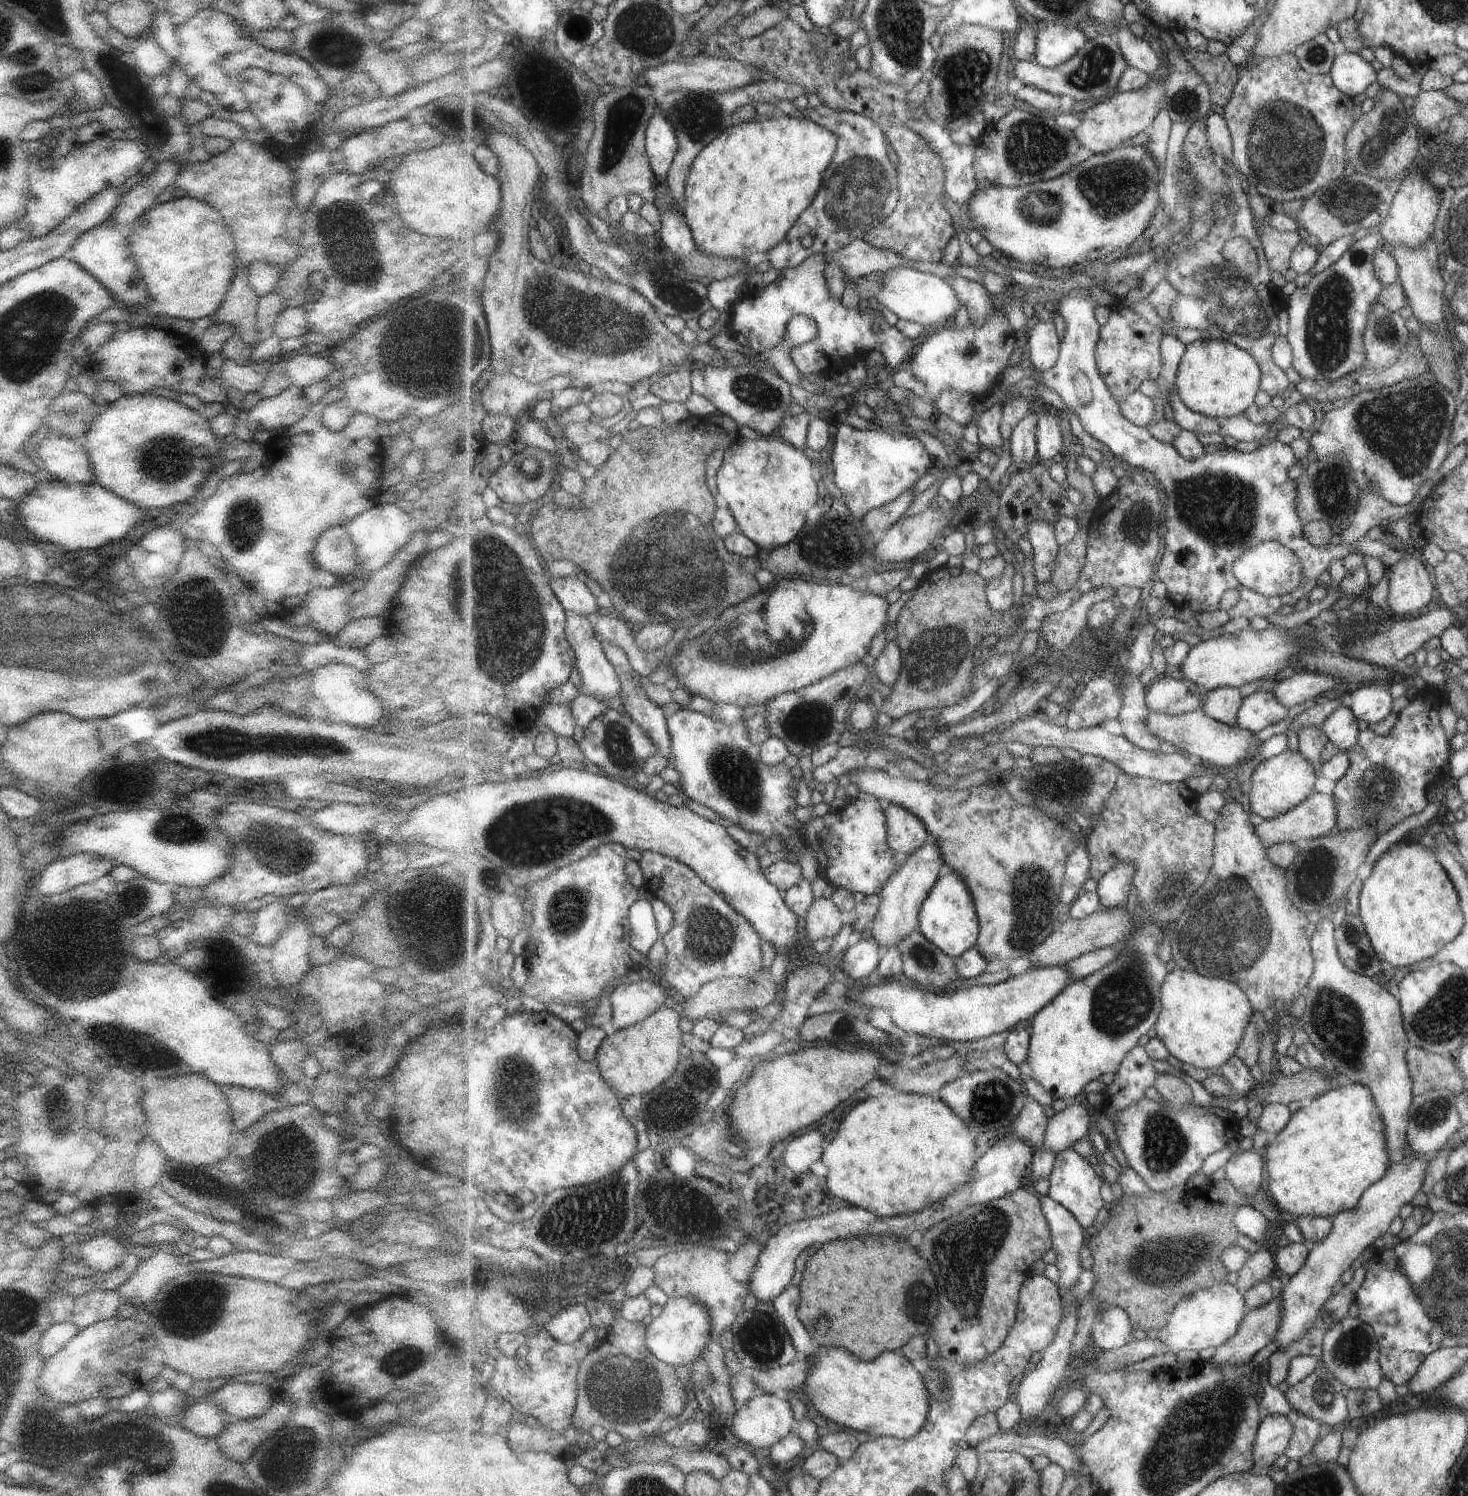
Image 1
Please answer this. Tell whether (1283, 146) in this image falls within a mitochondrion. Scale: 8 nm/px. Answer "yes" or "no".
yes

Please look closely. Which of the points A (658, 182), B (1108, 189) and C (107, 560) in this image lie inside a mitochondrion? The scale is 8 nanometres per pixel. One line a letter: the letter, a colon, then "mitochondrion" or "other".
A: other
B: mitochondrion
C: other

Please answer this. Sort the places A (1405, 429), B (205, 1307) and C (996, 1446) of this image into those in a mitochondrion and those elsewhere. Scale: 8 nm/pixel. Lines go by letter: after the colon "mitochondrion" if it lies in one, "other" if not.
A: mitochondrion
B: mitochondrion
C: other

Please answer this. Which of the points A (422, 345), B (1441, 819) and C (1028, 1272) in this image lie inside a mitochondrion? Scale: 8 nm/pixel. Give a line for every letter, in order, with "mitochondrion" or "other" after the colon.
A: mitochondrion
B: other
C: other

